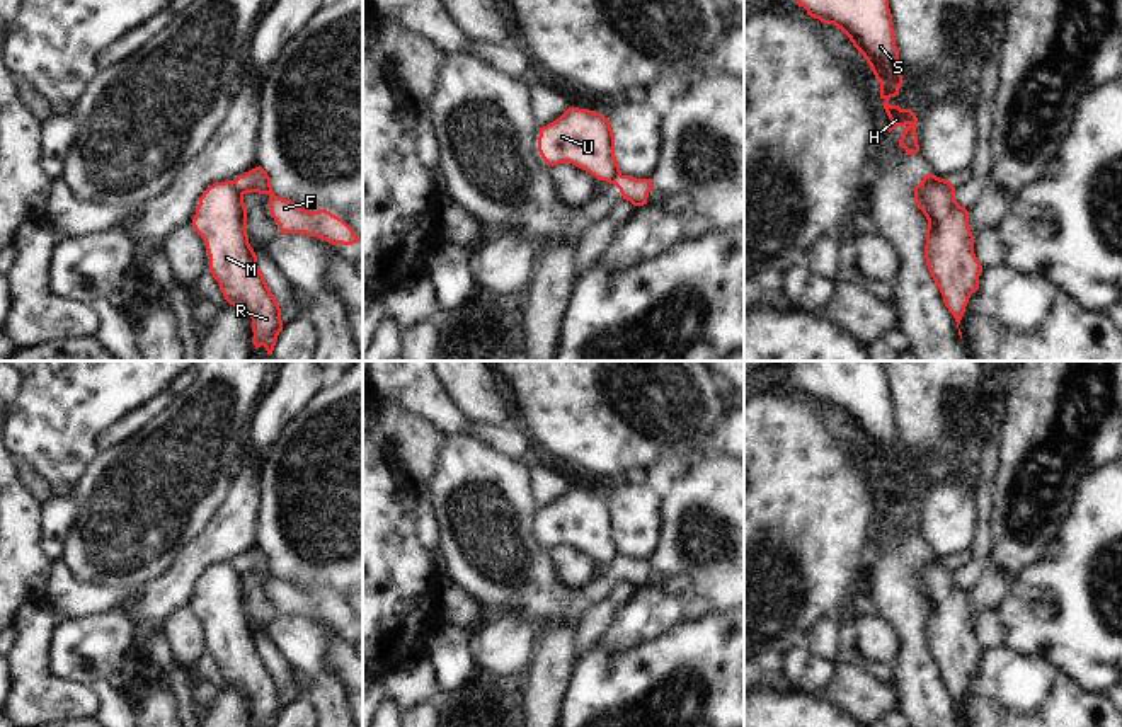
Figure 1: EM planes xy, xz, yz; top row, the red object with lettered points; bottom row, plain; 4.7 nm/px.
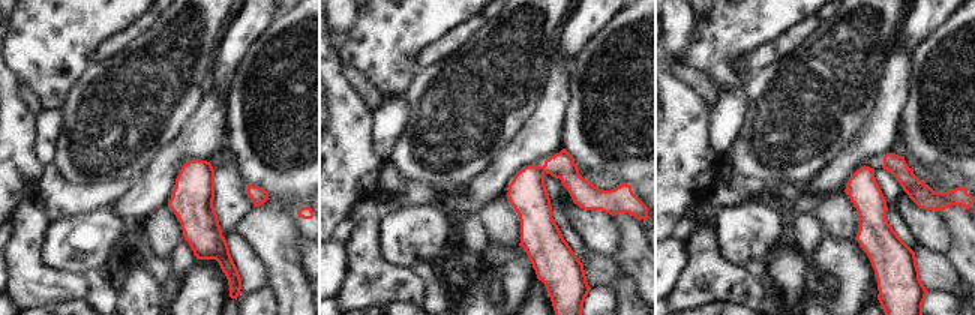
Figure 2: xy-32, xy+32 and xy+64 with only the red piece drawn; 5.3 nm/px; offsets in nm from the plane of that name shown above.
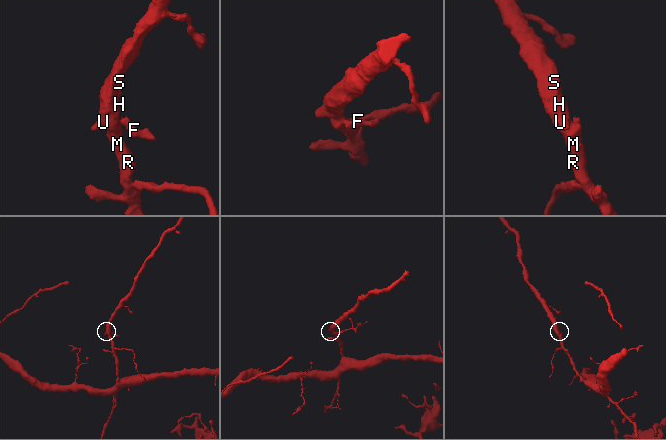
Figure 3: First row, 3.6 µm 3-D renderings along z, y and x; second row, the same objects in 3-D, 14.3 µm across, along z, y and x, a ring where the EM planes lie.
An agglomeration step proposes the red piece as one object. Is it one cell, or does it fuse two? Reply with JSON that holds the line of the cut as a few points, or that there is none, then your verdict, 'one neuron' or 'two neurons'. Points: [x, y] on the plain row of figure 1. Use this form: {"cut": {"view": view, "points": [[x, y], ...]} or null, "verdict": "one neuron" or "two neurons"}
{"cut": {"view": "xy", "points": [[234, 562], [244, 574]]}, "verdict": "two neurons"}

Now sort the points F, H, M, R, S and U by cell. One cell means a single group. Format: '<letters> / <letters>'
F / H M R S U

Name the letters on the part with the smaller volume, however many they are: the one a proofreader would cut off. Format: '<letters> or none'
F

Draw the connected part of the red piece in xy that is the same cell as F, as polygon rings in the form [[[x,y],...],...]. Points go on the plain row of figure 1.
[[[259,547],[235,560],[237,569],[247,574],[269,577],[271,598],[279,606],[281,615],[305,615],[318,618],[332,627],[352,627],[359,623],[354,611],[339,598],[327,591],[308,592],[296,587],[291,581],[283,581],[272,574],[271,558]]]

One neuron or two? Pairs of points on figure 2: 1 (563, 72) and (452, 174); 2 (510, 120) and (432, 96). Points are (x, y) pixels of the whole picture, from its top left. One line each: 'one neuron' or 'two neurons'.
1: two neurons
2: one neuron

